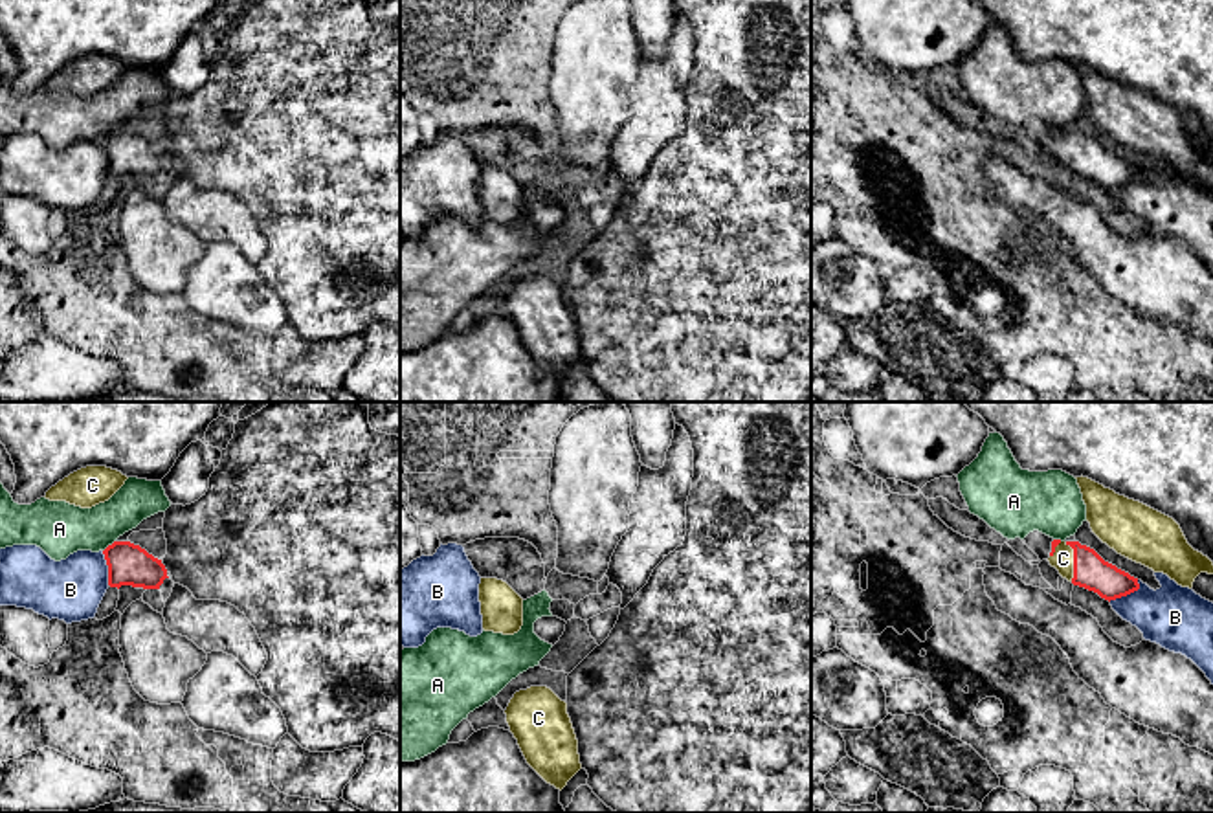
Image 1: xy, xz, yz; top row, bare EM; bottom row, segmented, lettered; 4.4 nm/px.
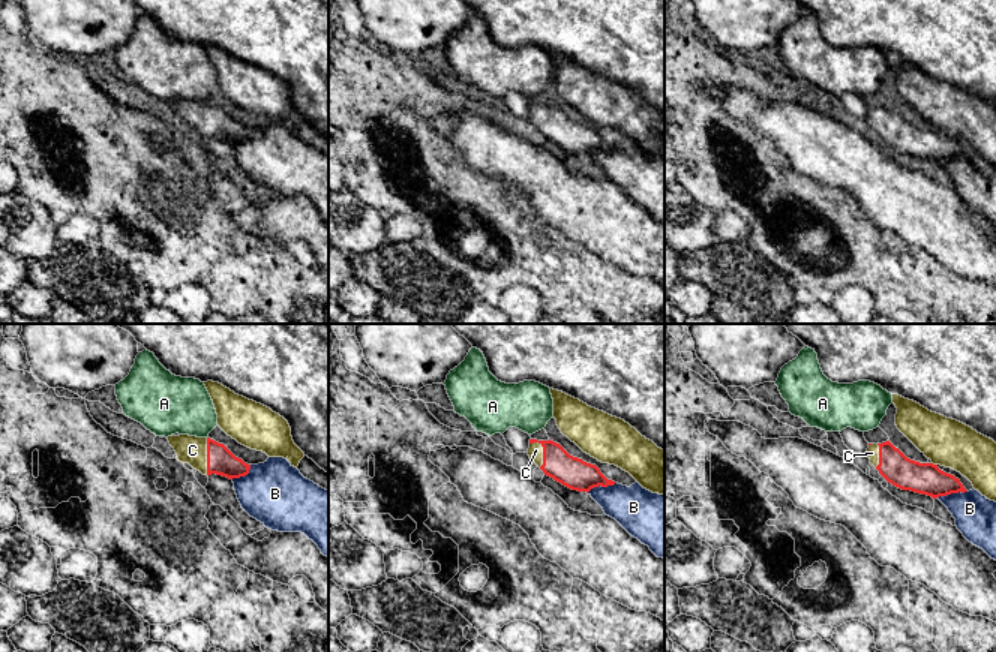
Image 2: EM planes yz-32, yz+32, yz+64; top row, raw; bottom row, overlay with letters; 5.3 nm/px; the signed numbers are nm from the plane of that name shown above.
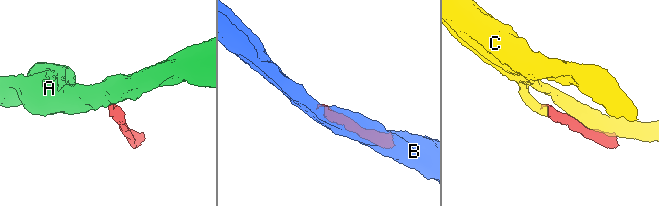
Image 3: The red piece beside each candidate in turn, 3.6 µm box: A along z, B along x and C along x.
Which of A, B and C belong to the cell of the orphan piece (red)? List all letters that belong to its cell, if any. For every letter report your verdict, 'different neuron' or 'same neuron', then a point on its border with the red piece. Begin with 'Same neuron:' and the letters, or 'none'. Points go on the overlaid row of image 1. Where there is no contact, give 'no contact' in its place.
Same neuron: C
A: different neuron; contact xy (109, 545)
B: different neuron; contact yz (1127, 593)
C: same neuron; contact yz (1074, 562)

